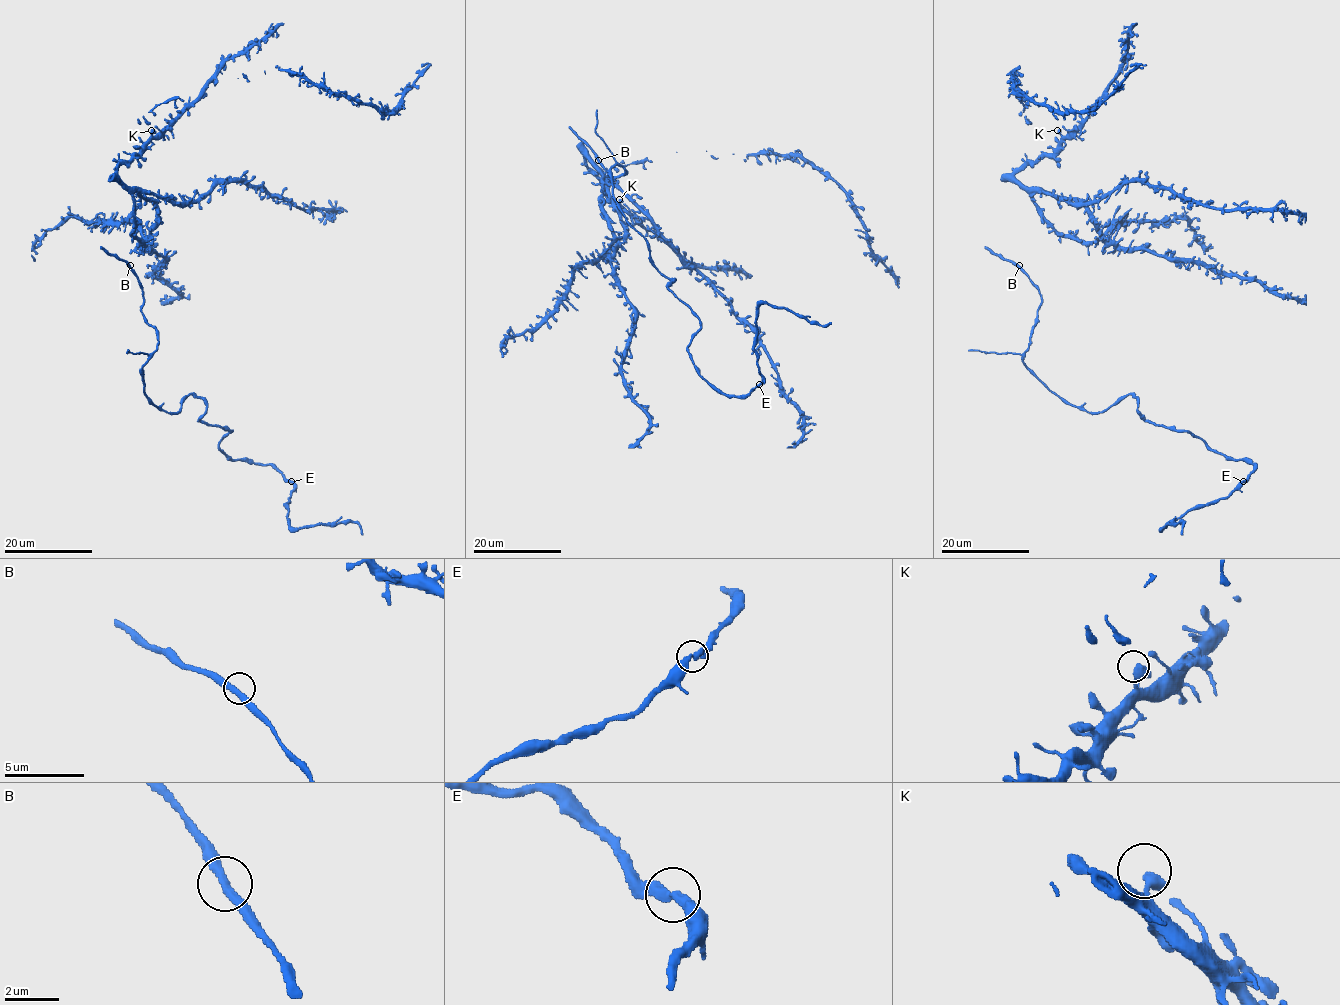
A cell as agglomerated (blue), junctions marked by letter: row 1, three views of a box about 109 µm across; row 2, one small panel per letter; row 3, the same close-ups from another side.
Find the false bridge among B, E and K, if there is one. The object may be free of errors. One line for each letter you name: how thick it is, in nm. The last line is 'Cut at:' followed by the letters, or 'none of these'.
Cut at: none of these

